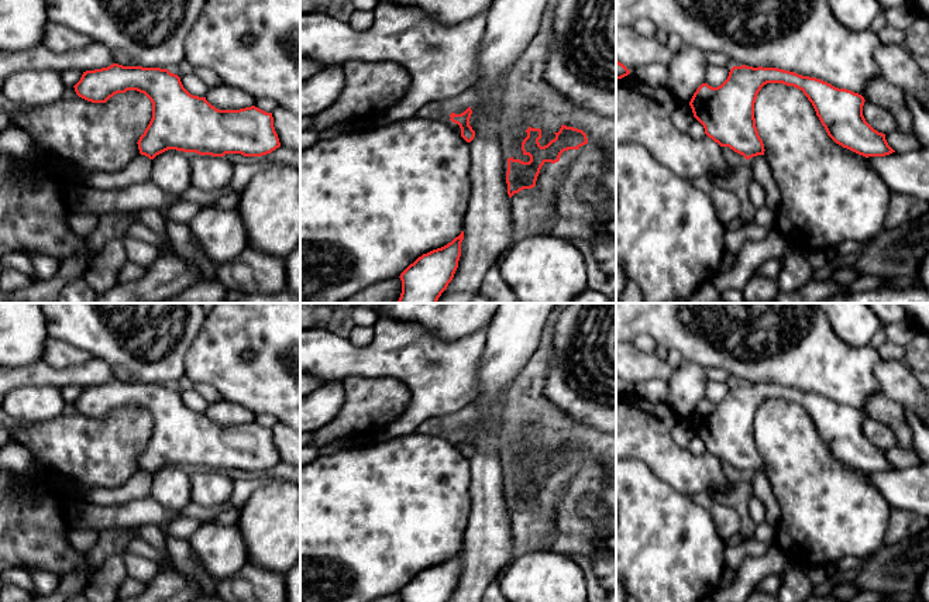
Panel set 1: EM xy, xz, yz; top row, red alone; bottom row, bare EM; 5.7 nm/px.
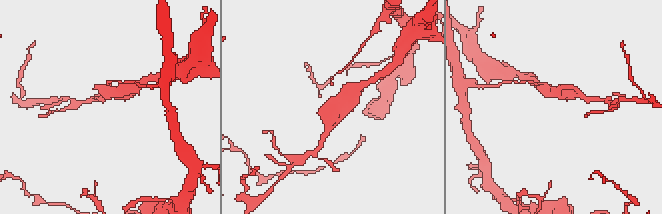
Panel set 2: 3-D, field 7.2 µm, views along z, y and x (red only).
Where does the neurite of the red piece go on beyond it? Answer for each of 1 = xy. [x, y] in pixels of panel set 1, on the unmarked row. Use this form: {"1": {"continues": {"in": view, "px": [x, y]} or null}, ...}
{"1": {"continues": null}}

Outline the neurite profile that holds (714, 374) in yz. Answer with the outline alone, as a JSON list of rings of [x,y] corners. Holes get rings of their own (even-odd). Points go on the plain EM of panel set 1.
[[[708,368],[708,379],[716,382],[730,382],[733,383],[734,379],[729,371],[720,368]]]

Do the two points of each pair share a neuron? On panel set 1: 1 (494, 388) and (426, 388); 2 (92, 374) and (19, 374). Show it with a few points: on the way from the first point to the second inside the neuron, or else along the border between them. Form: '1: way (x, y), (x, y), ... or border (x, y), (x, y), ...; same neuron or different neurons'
1: border (482, 355), (478, 391), (470, 402); different neurons
2: way (74, 375), (37, 375); same neuron

